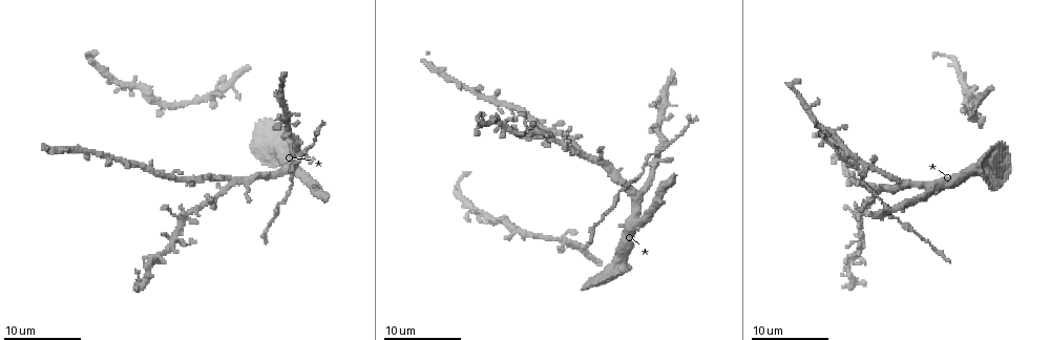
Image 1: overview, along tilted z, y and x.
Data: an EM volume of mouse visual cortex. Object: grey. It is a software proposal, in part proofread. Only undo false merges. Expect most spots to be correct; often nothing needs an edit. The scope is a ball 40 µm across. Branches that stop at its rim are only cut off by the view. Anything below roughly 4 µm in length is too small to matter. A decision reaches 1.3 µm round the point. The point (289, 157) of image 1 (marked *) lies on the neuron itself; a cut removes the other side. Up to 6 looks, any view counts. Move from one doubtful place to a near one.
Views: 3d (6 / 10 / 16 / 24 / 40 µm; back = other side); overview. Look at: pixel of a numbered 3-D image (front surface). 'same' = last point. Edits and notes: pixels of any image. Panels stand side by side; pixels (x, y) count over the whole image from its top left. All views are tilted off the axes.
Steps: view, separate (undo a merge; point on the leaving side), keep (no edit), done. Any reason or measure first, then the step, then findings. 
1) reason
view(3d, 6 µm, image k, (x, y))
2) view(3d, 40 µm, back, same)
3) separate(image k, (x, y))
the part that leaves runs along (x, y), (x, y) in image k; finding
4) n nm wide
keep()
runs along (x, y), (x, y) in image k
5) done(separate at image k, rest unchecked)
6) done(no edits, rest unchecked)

view(3d, 10 µm, image 1, (634, 194))

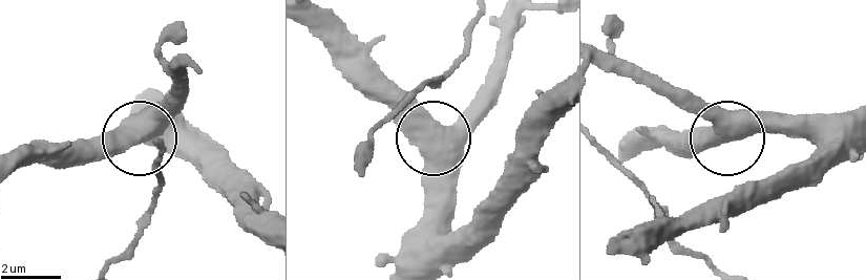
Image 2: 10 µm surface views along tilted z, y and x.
keep()
continuous, no second neuron

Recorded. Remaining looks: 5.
looks like a crossing
view(3d, 10 µm, image 1, (863, 168))

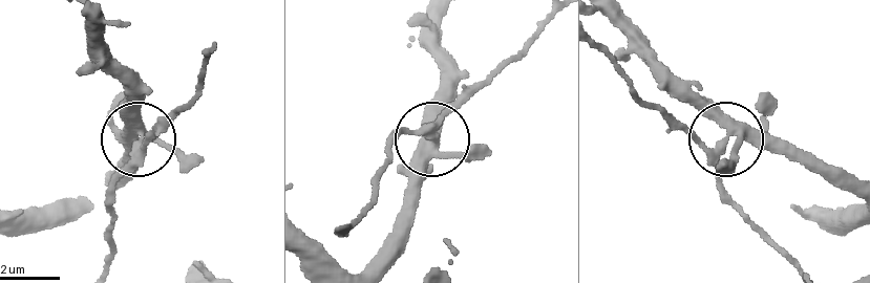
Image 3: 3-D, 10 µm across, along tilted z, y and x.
keep()
all the same neuron

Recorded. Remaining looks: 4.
three arms meet
view(3d, 16 µm, image 1, (226, 86))

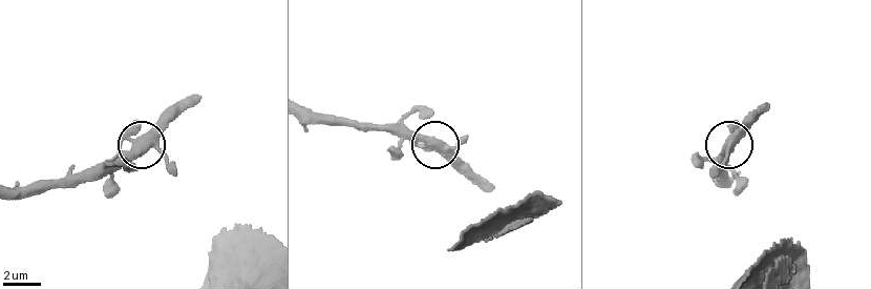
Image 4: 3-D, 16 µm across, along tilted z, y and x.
keep()
all the same neuron

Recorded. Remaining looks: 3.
done(no edits, rest unchecked)

